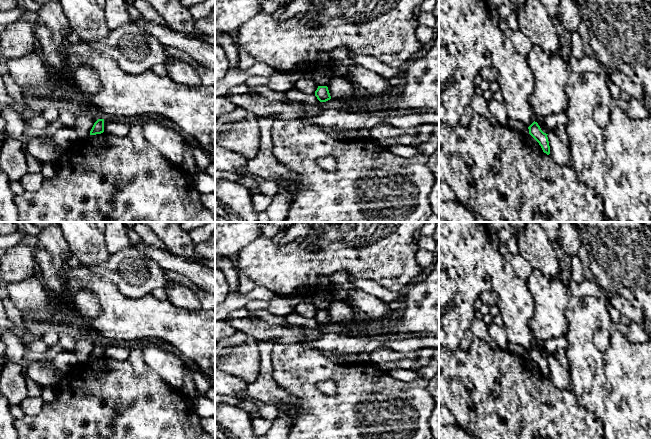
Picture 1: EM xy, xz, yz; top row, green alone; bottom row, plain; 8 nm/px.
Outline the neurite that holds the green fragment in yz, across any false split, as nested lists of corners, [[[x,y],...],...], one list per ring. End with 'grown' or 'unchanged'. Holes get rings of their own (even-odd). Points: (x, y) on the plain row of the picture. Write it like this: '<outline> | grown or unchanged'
[[[533,346],[529,351],[529,358],[539,367],[544,377],[550,378],[550,370],[546,357],[544,357],[537,346]]] | unchanged

